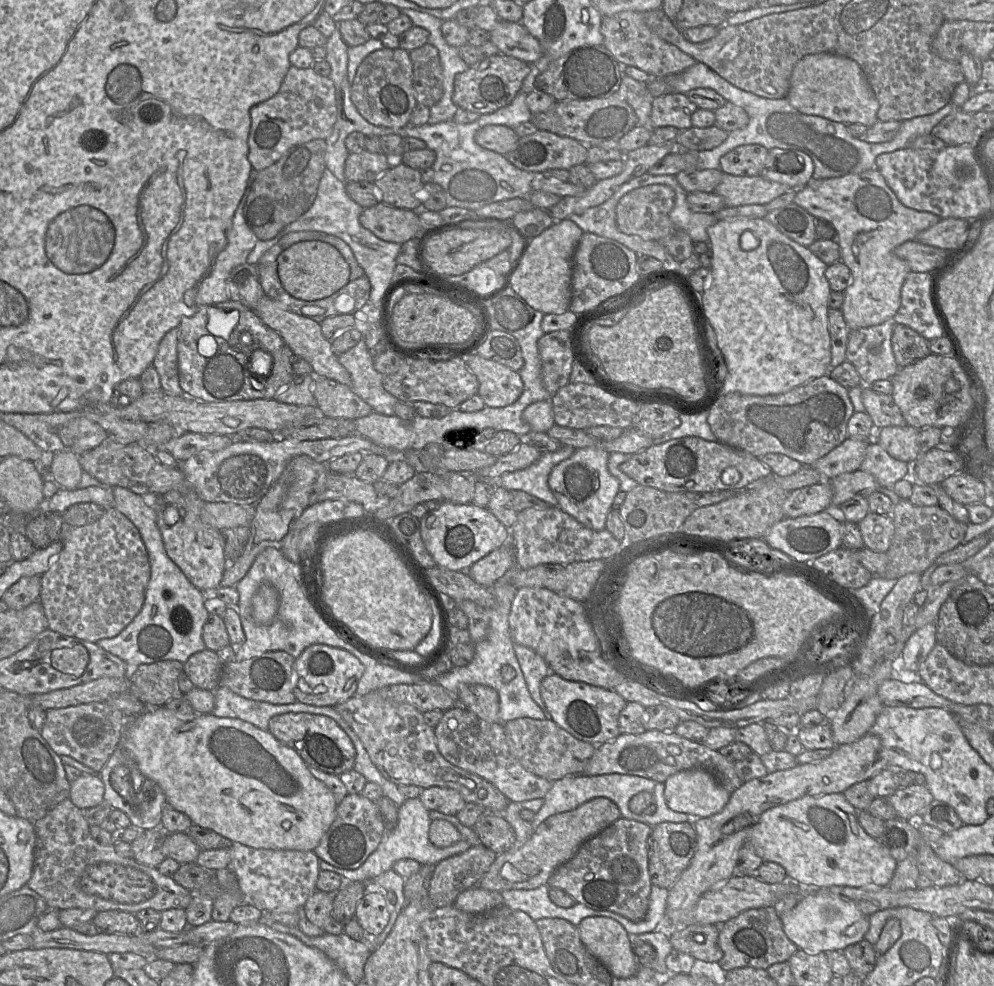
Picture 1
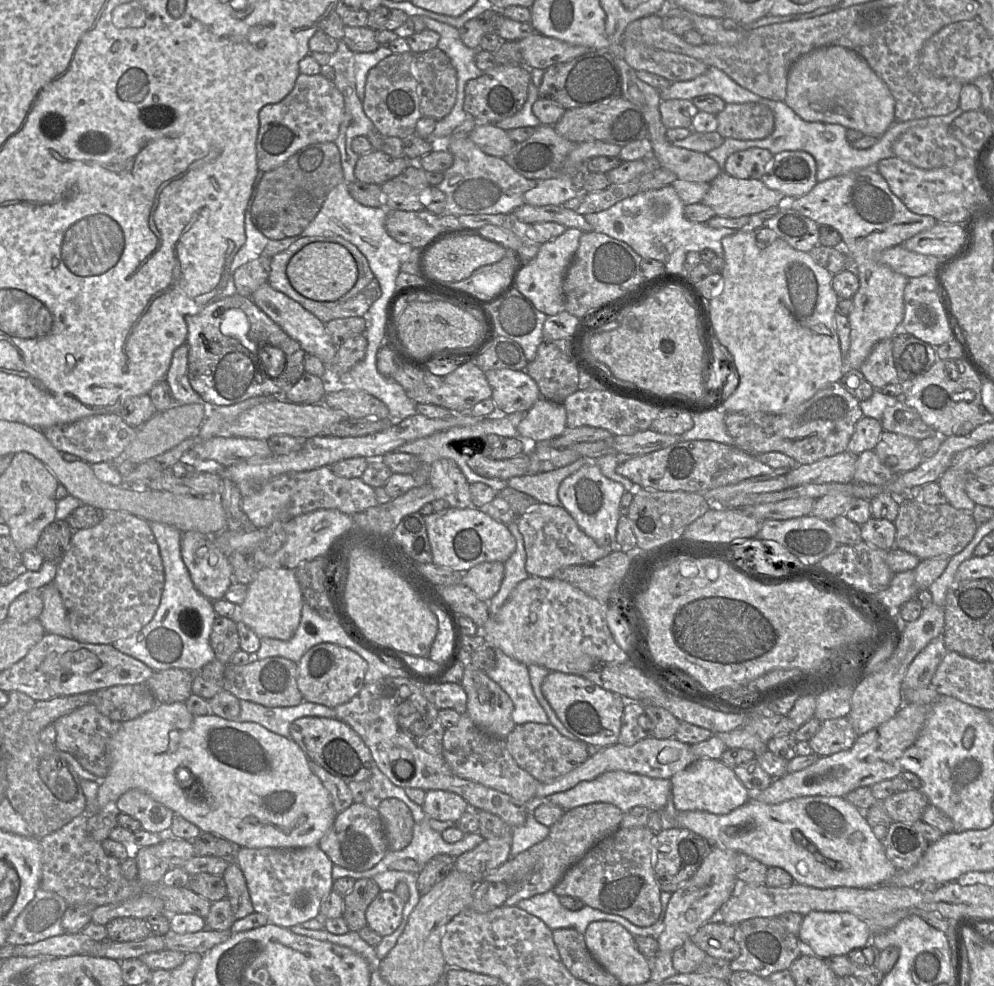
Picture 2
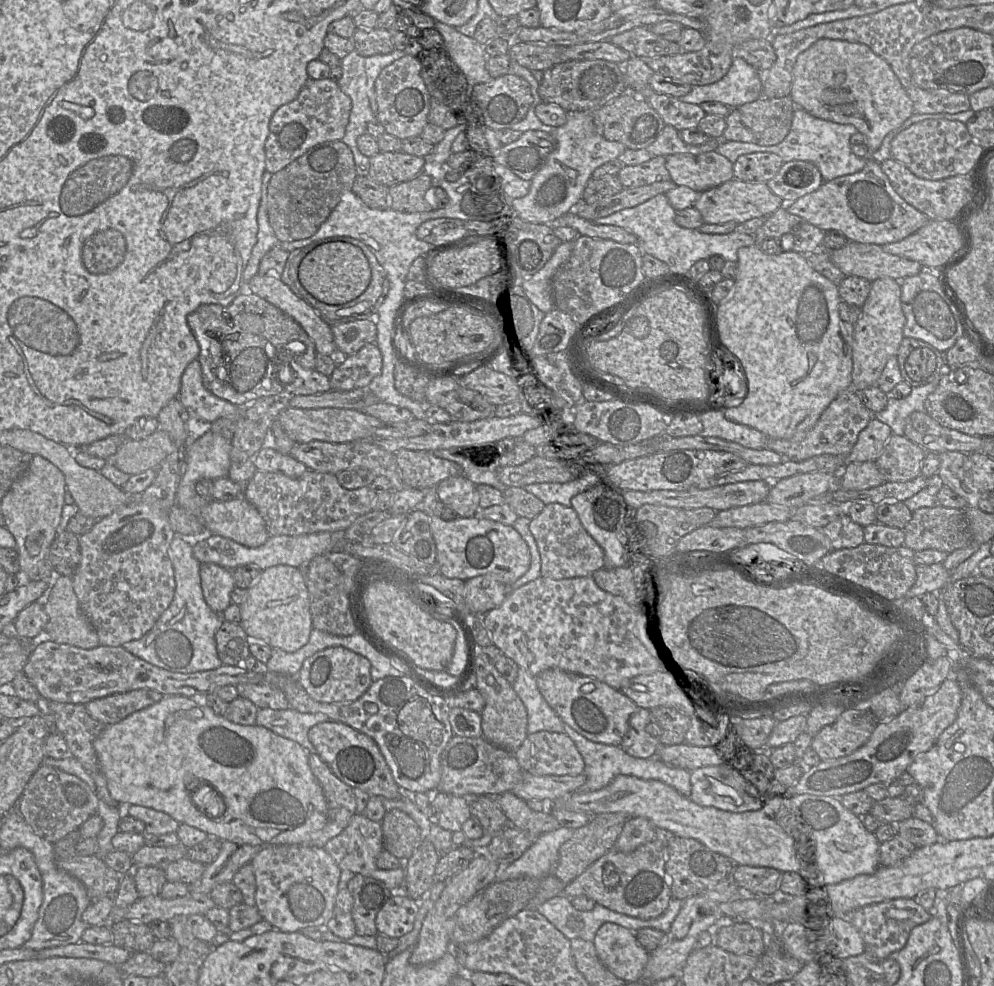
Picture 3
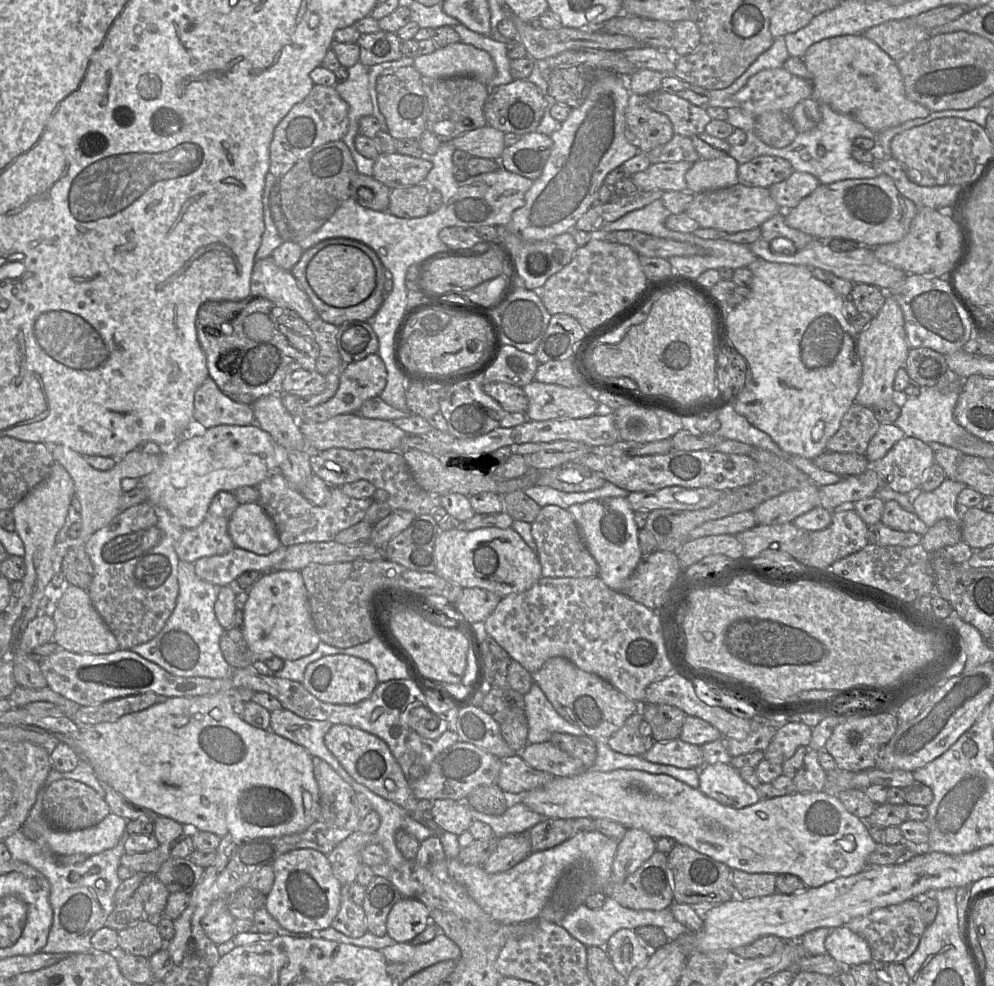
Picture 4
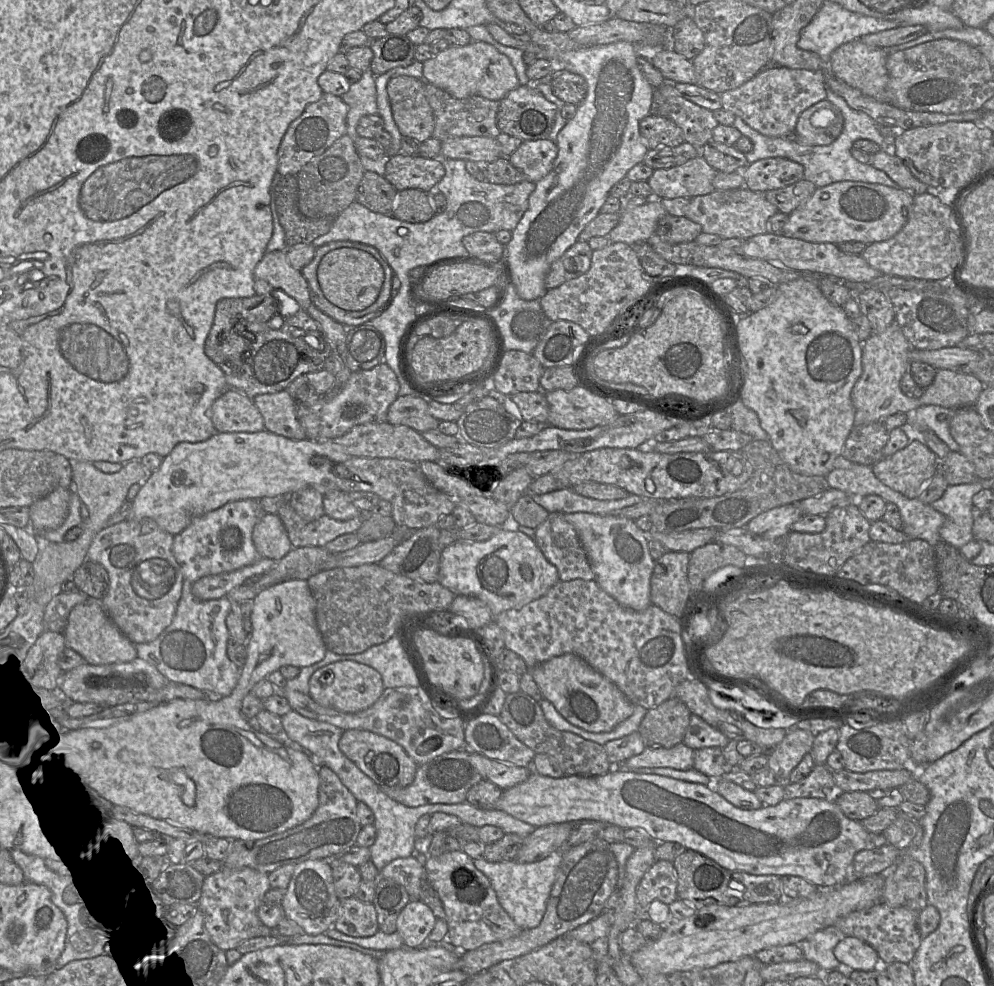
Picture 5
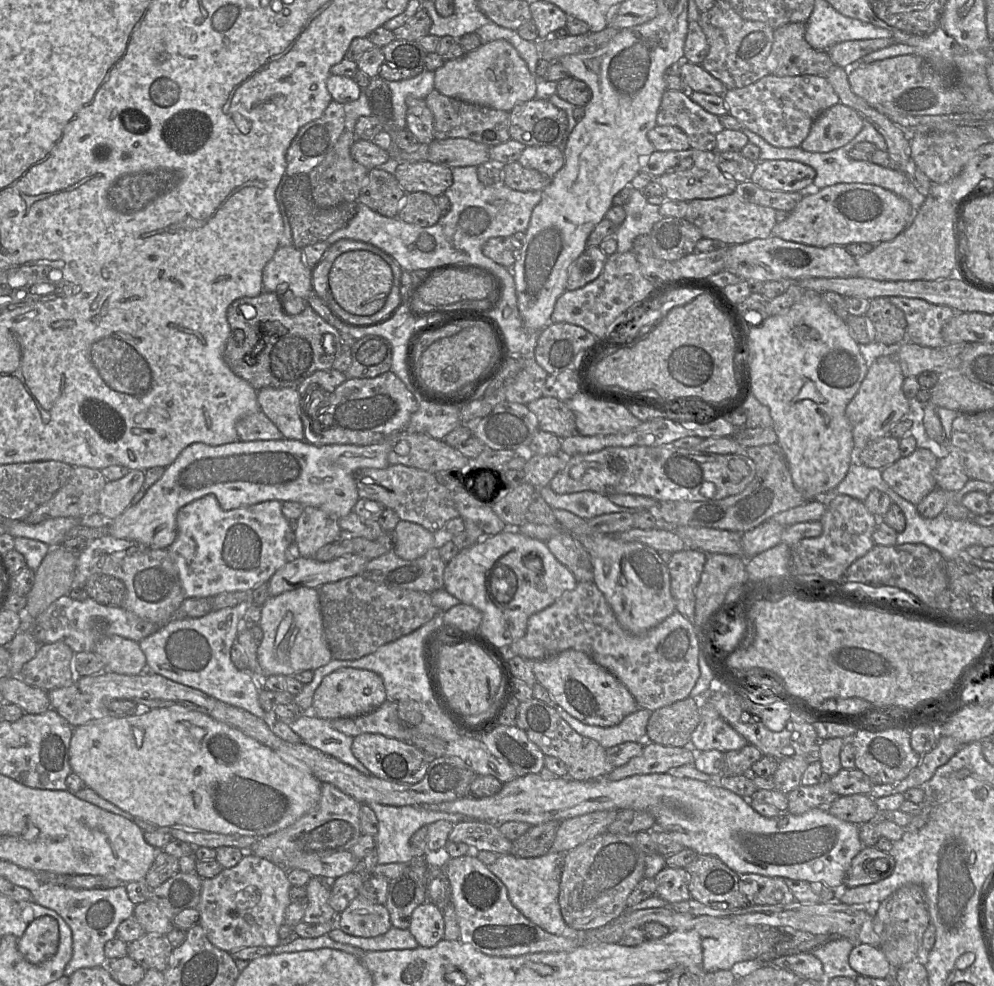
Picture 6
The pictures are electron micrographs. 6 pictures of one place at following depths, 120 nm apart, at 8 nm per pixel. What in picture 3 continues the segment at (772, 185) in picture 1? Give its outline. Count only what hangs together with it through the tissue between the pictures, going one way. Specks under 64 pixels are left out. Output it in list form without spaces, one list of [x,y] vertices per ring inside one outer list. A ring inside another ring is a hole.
[[[738,179],[729,180],[699,194],[694,203],[705,224],[744,223],[758,217],[768,217],[783,206],[783,199],[775,195],[765,183],[748,183]]]

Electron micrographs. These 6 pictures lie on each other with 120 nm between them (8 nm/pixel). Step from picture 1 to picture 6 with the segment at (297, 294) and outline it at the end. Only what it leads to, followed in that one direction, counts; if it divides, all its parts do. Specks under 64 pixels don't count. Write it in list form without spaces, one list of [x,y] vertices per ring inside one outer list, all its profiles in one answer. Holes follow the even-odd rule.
[[[354,250],[339,255],[332,264],[328,284],[335,302],[343,310],[358,316],[370,316],[380,311],[392,288],[391,267],[378,255]]]

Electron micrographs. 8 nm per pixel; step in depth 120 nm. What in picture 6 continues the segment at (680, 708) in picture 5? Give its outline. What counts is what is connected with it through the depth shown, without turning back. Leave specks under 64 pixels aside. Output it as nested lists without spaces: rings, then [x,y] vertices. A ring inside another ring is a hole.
[[[691,697],[652,711],[646,726],[646,742],[663,746],[690,746],[690,738],[700,721],[698,702]]]

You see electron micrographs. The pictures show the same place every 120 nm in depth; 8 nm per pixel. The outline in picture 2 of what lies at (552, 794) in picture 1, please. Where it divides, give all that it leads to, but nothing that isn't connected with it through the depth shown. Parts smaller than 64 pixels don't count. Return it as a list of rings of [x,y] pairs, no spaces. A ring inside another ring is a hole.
[[[620,770],[603,773],[595,779],[580,782],[564,792],[554,793],[546,799],[546,802],[556,805],[564,811],[587,804],[604,802],[615,805],[623,814],[635,806],[644,806],[650,811],[660,811],[666,825],[673,825],[674,817],[678,812],[671,802],[670,779],[651,778]]]

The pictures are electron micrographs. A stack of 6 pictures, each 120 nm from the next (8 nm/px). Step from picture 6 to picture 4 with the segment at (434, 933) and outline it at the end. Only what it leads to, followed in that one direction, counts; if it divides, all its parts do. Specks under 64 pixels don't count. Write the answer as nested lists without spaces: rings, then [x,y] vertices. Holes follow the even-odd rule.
[[[402,897],[387,916],[387,935],[396,943],[410,943],[429,922],[430,909],[426,905],[416,899]]]

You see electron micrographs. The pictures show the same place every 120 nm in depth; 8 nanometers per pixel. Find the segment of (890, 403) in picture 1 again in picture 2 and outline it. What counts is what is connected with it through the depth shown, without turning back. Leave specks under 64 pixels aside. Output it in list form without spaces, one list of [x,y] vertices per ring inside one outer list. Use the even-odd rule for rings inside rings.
[[[897,402],[885,409],[881,425],[883,431],[905,435],[918,441],[941,435],[927,425],[915,409],[903,402]]]

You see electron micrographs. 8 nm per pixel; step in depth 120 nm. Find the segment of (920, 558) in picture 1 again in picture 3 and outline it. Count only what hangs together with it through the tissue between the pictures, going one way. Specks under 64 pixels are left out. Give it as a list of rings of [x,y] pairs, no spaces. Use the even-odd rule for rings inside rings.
[[[940,505],[919,508],[912,512],[912,518],[903,530],[904,546],[915,552],[933,549],[951,553],[954,550],[966,548],[972,543],[972,532],[966,513],[958,508],[946,508]]]

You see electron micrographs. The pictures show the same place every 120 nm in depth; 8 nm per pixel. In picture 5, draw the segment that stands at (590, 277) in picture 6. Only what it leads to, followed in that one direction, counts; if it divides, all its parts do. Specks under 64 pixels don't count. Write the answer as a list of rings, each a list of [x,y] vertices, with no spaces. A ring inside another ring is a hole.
[[[578,240],[559,259],[554,261],[545,279],[546,289],[586,273],[591,265],[593,250],[587,242]]]

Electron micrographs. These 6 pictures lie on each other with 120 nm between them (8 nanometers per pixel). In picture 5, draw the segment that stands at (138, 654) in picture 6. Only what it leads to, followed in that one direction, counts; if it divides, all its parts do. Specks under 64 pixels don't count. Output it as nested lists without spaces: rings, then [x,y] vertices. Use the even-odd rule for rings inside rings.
[[[90,598],[78,604],[69,613],[67,625],[63,631],[65,645],[81,655],[86,663],[106,665],[126,663],[137,658],[133,644],[108,617],[100,604],[100,600]]]

